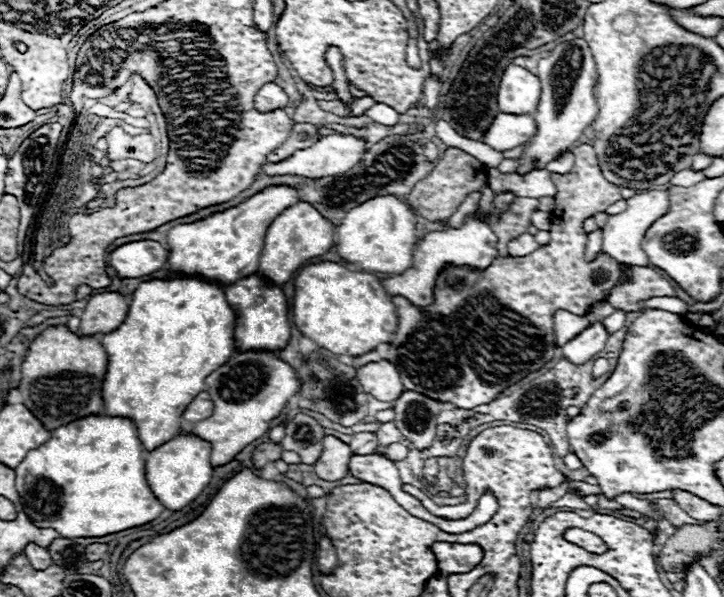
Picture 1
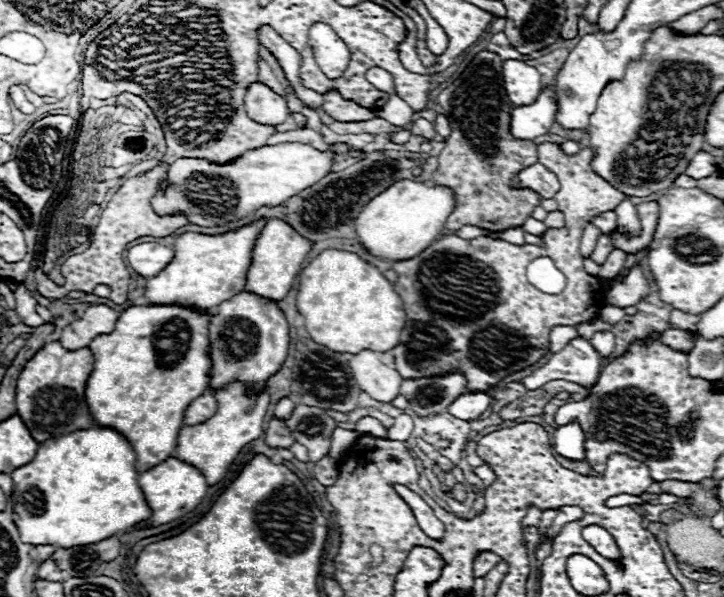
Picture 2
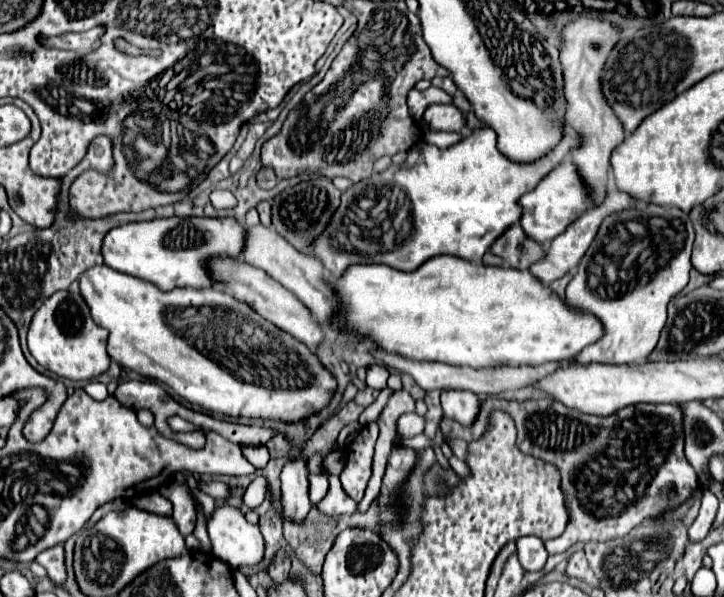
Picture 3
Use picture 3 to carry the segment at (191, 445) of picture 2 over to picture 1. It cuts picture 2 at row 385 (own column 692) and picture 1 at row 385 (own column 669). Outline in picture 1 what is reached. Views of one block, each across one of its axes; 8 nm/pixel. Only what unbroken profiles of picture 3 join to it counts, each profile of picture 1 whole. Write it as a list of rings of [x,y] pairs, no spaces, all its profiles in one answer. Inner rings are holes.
[[[266,350],[238,352],[206,378],[204,390],[214,402],[214,414],[204,422],[192,424],[190,430],[212,442],[212,464],[222,466],[230,462],[244,446],[266,434],[270,422],[280,416],[288,398],[298,394],[300,388],[302,380],[298,378],[296,370],[282,362],[278,354]]]

